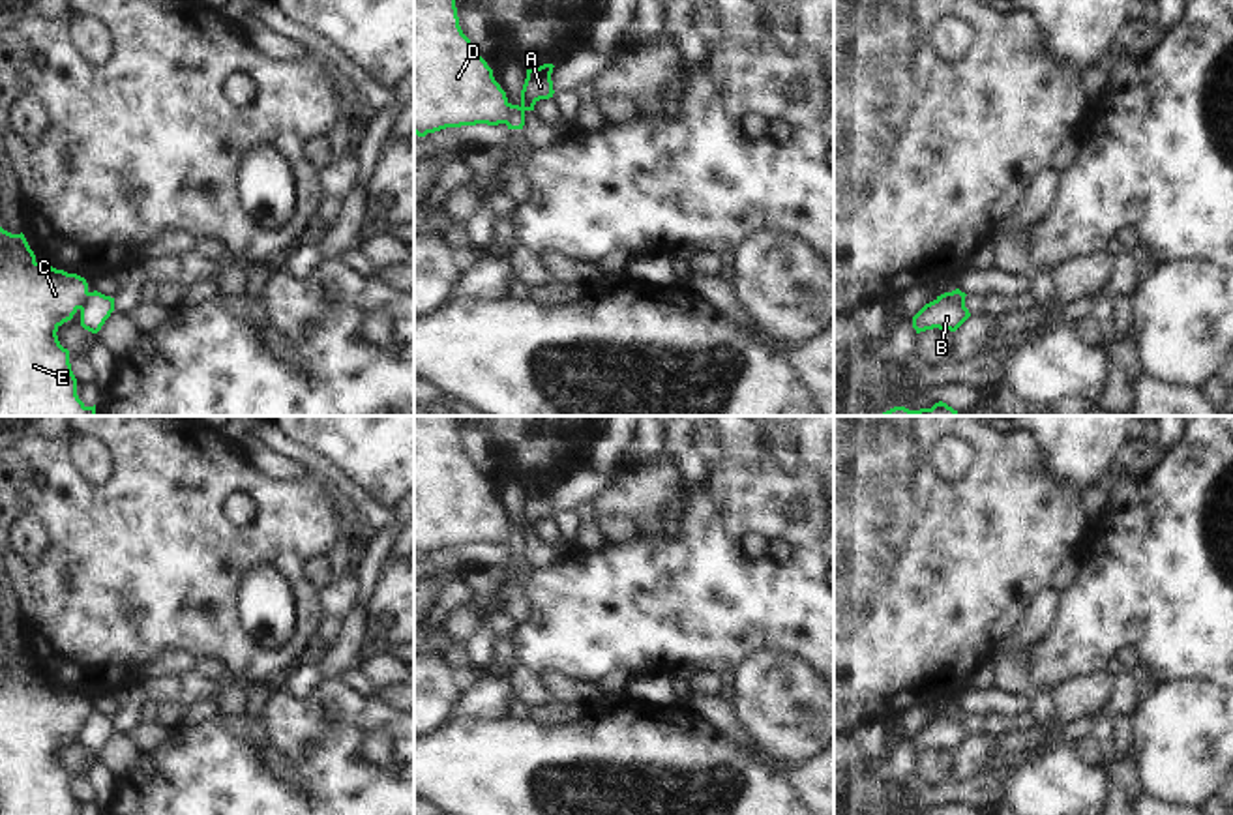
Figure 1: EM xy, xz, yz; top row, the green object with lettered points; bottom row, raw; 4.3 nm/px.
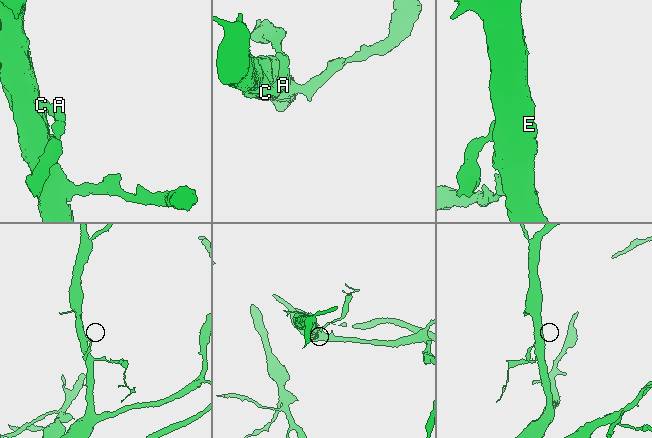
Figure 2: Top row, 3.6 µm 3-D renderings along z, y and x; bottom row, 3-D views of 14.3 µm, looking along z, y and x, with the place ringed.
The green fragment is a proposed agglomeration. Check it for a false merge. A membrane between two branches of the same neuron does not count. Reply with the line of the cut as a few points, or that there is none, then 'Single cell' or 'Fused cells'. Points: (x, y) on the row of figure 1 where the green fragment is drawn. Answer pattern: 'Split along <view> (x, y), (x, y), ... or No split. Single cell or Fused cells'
Split along xz (510, 103), (508, 117), (503, 122). Fused cells.

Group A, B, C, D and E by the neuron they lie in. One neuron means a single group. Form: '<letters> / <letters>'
A B / C D E

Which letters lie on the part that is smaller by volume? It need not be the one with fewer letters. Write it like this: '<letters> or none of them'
A, B.

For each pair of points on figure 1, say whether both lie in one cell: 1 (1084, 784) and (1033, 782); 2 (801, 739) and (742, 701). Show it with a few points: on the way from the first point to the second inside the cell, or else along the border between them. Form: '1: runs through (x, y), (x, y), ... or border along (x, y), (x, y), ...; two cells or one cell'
1: runs through (1070, 785), (1046, 785); one cell
2: runs through (786, 724), (763, 701), (757, 701); one cell

